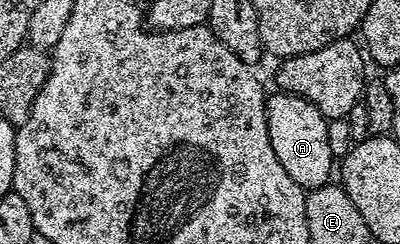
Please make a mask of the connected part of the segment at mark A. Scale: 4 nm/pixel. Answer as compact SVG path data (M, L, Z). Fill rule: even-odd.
M274 92L267 97L266 115L268 116L268 136L272 140L272 152L276 152L276 160L280 160L280 164L284 164L284 172L288 172L288 176L292 176L292 180L296 180L296 184L300 184L303 190L309 192L317 186L325 186L331 181L330 169L335 169L336 159L332 148L328 148L328 128L326 123L328 119L316 109L312 104L308 104L308 100L304 100L295 94L283 94Z

